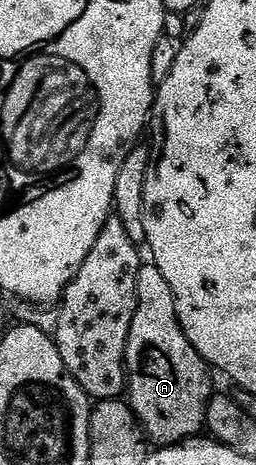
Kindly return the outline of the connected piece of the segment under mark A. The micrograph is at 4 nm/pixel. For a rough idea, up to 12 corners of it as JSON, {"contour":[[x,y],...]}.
{"contour":[[138,275],[130,409],[155,445],[206,428],[212,369],[172,286]]}

